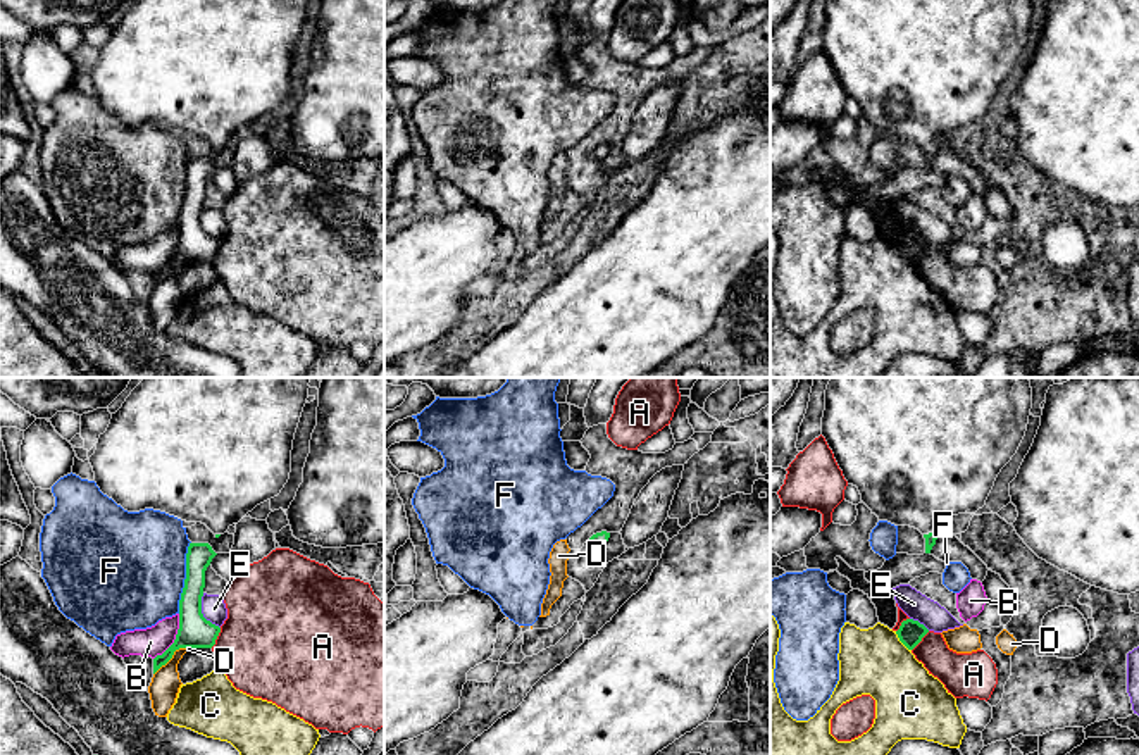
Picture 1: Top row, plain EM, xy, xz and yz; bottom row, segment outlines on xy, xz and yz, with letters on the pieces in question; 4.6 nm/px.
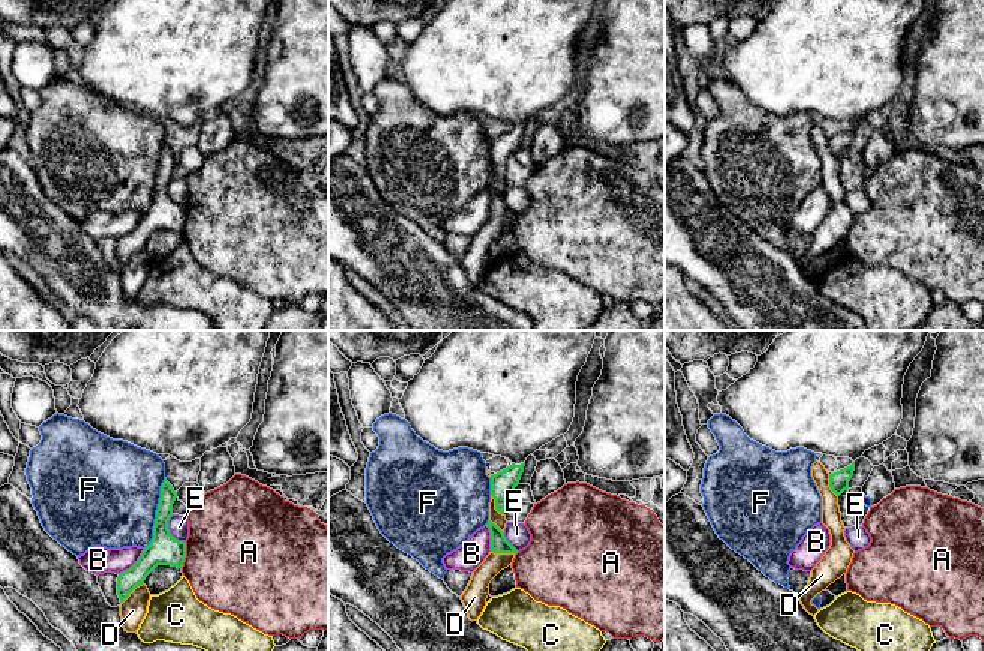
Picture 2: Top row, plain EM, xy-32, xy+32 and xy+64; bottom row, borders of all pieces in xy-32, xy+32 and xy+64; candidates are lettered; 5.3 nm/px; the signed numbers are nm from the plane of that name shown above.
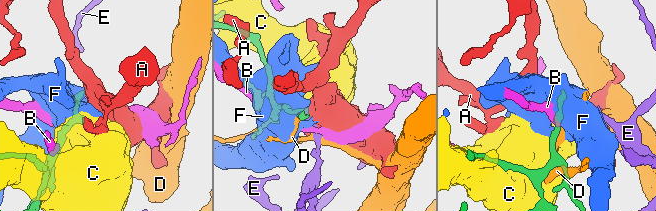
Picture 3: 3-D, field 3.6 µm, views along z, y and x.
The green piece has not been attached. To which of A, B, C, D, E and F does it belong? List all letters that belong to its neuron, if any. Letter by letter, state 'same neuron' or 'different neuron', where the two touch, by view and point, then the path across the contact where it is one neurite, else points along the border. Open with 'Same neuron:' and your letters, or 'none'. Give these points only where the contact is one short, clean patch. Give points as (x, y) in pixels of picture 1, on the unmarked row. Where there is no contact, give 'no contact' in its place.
Same neuron: none
A: different neuron | xy (216, 252) | along xy (221, 242), (211, 261)
B: different neuron | xy (176, 252) | along xy (180, 228), (176, 252), (154, 273)
C: different neuron | yz (902, 255)
D: different neuron | xy (173, 268)
E: different neuron | xy (200, 226) | along xy (202, 207), (202, 228), (219, 242)
F: different neuron | xy (186, 192)

